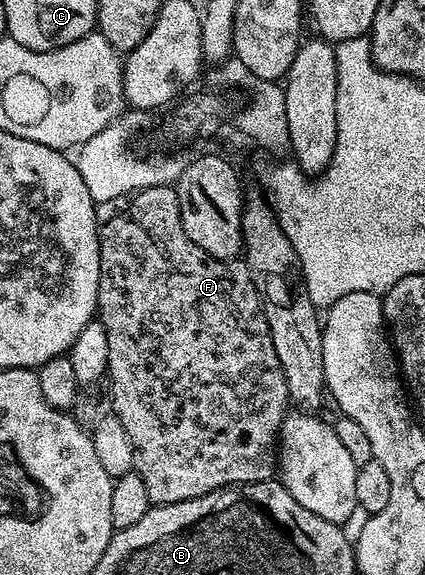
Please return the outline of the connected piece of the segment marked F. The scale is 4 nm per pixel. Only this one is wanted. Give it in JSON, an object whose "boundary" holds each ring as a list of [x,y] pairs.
{"boundary":[[[162,184],[161,186],[153,186],[152,188],[144,188],[142,192],[136,192],[130,197],[127,209],[114,218],[108,224],[102,225],[99,229],[99,253],[101,254],[101,274],[99,275],[99,306],[97,309],[98,323],[103,325],[107,341],[109,342],[109,362],[107,363],[106,383],[111,383],[109,393],[111,395],[111,411],[121,422],[121,426],[125,426],[125,434],[129,434],[129,442],[133,446],[133,462],[135,467],[133,471],[139,475],[141,482],[145,482],[145,491],[149,494],[152,505],[176,504],[177,502],[185,502],[192,500],[198,496],[209,494],[218,488],[229,488],[241,484],[256,484],[262,480],[272,479],[277,472],[277,445],[279,442],[279,427],[283,425],[283,418],[289,408],[289,397],[287,395],[287,383],[285,382],[285,374],[281,370],[281,362],[277,358],[277,350],[273,350],[273,338],[269,332],[267,319],[263,313],[263,301],[259,298],[259,291],[255,289],[253,278],[249,274],[246,263],[242,259],[218,260],[209,254],[205,254],[205,250],[201,250],[201,246],[197,246],[197,242],[193,242],[193,238],[189,238],[189,234],[185,234],[185,226],[181,222],[181,210],[179,209],[179,194],[172,185]]]}

